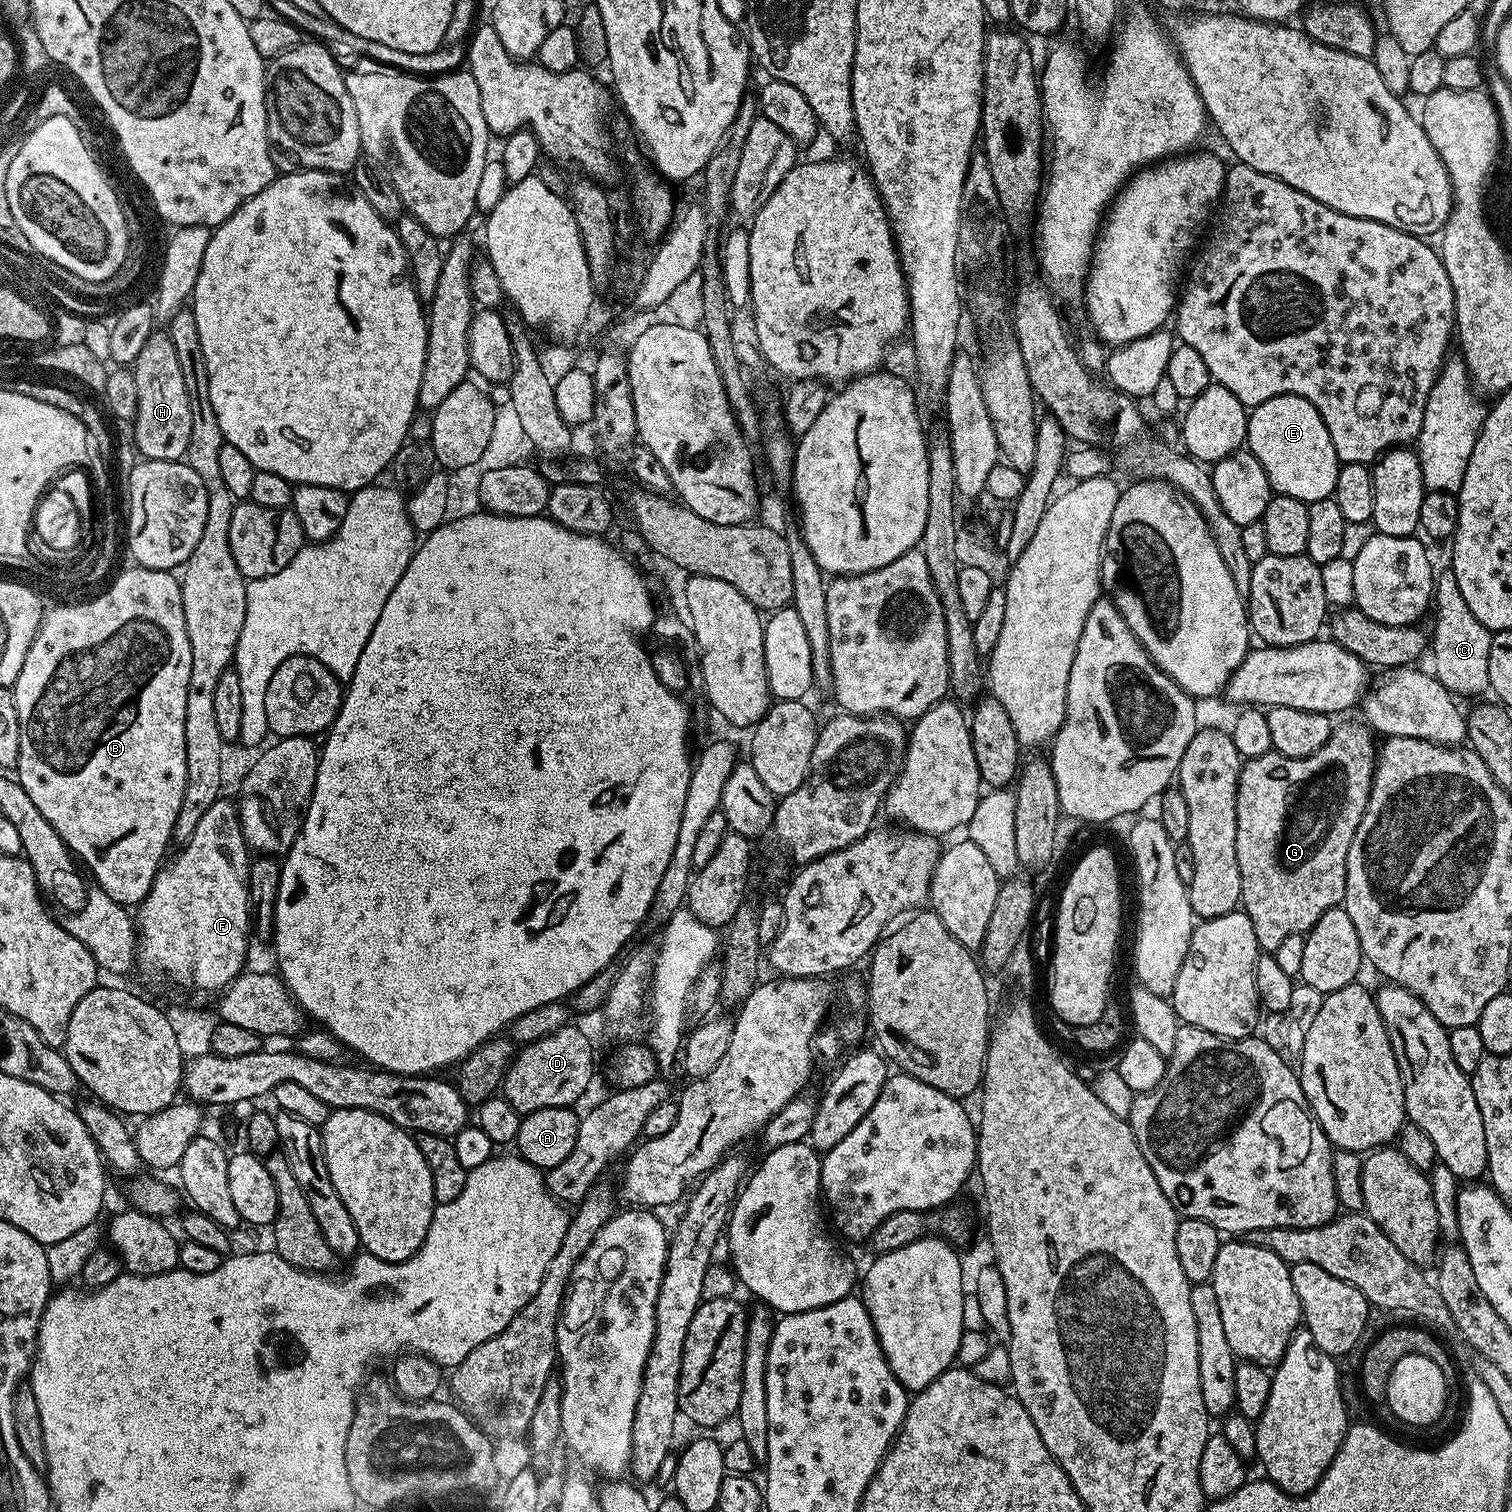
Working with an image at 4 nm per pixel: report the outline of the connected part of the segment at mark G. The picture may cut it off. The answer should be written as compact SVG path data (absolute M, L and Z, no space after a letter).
M1367 723L1340 724L1333 727L1330 738L1314 754L1302 758L1290 758L1278 751L1267 752L1253 760L1244 760L1238 778L1238 834L1236 849L1238 850L1238 874L1242 874L1242 894L1240 904L1254 926L1254 938L1258 938L1261 953L1276 954L1279 948L1291 936L1303 937L1326 914L1326 910L1339 908L1343 905L1346 894L1346 858L1350 854L1350 842L1354 842L1354 834L1358 830L1358 822L1362 822L1362 814L1368 805L1372 779L1376 773L1378 740Z

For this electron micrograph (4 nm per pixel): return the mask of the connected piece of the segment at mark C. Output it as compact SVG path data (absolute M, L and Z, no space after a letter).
M1444 568L1444 571L1437 573L1434 580L1432 604L1434 612L1436 608L1436 618L1430 636L1430 654L1434 656L1432 670L1436 679L1442 682L1448 691L1456 696L1462 696L1462 694L1476 696L1483 691L1486 692L1489 689L1489 654L1493 633L1491 629L1482 625L1482 622L1478 621L1478 618L1471 613L1470 606L1467 605L1462 592L1458 589L1457 578L1450 568Z

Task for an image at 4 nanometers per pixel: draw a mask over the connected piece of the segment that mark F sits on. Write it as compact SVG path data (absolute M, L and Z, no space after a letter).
M221 798L202 814L202 819L198 822L198 827L194 829L194 834L190 834L188 840L183 841L180 853L176 857L169 859L161 867L160 872L154 878L152 889L148 891L148 897L139 904L139 914L135 917L135 925L138 929L138 943L136 945L136 959L139 967L144 967L146 971L153 972L156 976L165 976L172 984L181 984L184 988L197 988L200 992L219 993L237 975L245 971L244 959L248 956L248 936L250 940L250 925L248 923L248 865L250 863L250 849L244 840L244 835L240 829L240 814L235 803L232 804L227 798Z

